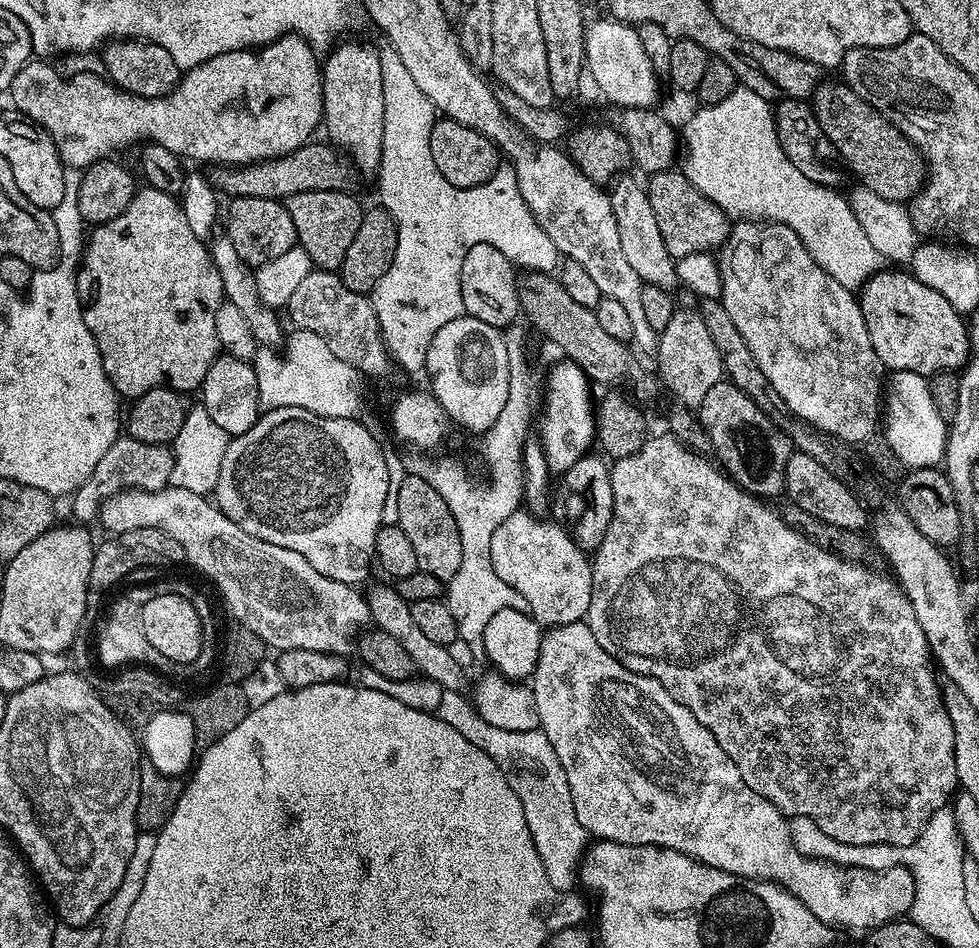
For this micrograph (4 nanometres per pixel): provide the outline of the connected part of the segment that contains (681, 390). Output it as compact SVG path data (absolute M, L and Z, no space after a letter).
M684 306L677 307L676 312L666 322L666 326L658 333L658 343L654 359L660 363L658 379L661 385L685 408L699 409L702 398L714 386L714 382L725 379L724 363L718 354L718 346L714 346L714 338L710 338L710 330L706 330L706 322L699 311L692 312Z

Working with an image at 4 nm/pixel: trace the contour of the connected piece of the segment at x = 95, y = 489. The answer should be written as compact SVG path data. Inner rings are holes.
M127 434L117 436L114 446L110 446L110 450L106 450L106 454L102 454L101 460L98 461L98 466L94 466L94 470L90 474L90 478L86 478L84 485L76 489L72 500L72 512L77 516L77 521L88 522L84 520L97 519L101 504L108 500L114 494L123 492L129 488L141 488L147 492L157 492L163 488L169 487L171 478L171 470L174 468L173 449L168 446L153 446L151 444L143 444L138 442L138 438Z

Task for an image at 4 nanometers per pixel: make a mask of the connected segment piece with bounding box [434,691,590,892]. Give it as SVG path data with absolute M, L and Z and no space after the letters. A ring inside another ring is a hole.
M444 691L441 705L434 714L446 722L446 726L454 726L454 730L458 730L466 742L474 742L474 746L494 758L498 770L506 774L506 782L510 782L514 794L518 794L518 802L522 802L526 826L534 838L534 846L545 867L546 878L559 892L573 891L580 859L587 851L590 837L574 811L566 772L546 734L539 727L519 732L492 726L479 716L473 701L464 692Z

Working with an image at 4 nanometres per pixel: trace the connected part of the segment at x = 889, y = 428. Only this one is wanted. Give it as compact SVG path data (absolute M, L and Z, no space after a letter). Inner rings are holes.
M896 371L889 377L884 390L886 405L882 431L890 442L890 448L907 469L937 467L944 458L948 424L931 401L927 377L913 371Z

